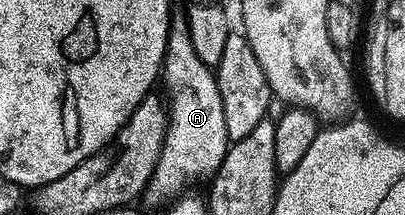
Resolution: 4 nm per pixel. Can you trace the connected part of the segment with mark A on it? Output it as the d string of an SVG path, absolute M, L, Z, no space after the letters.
M173 16L169 20L163 82L164 78L169 88L169 127L165 129L161 155L153 170L151 194L153 190L157 198L163 197L164 194L176 195L177 188L185 178L197 178L200 174L216 174L225 151L231 145L227 136L227 124L223 120L223 100L219 96L216 73L205 66L203 60L199 60L199 56L195 56L195 47L192 46L189 35L189 23L184 17Z

